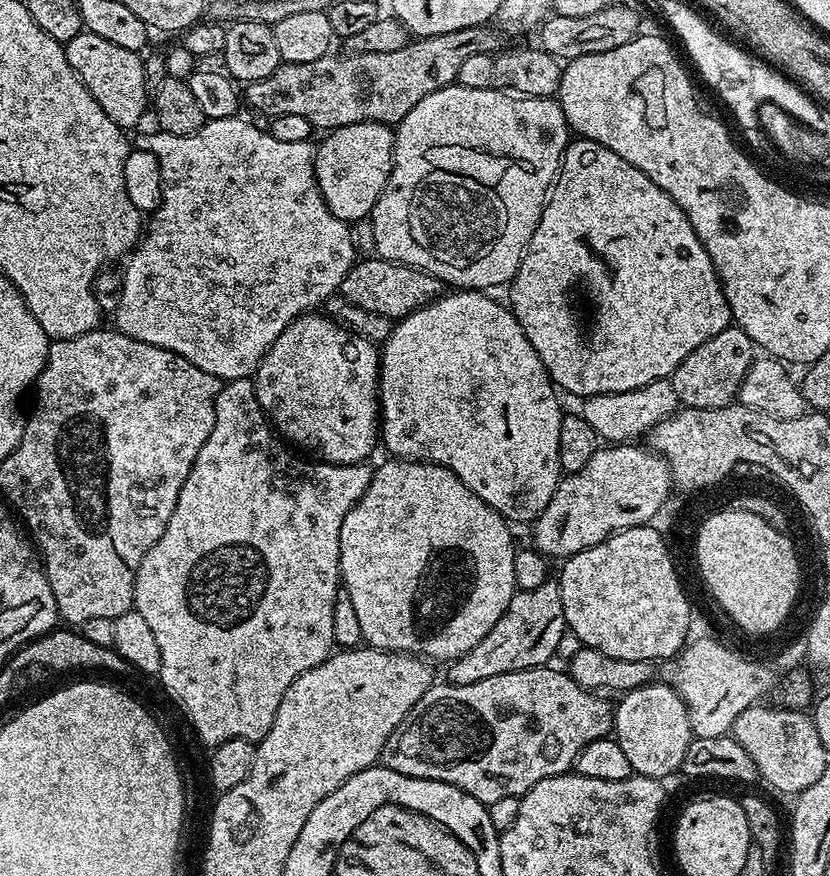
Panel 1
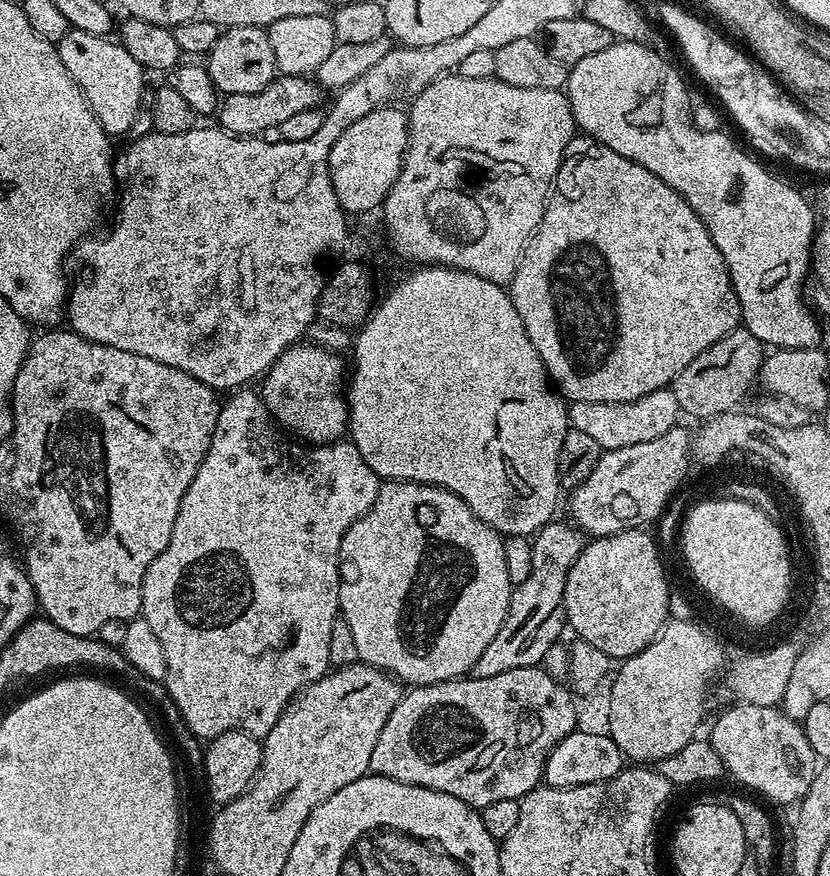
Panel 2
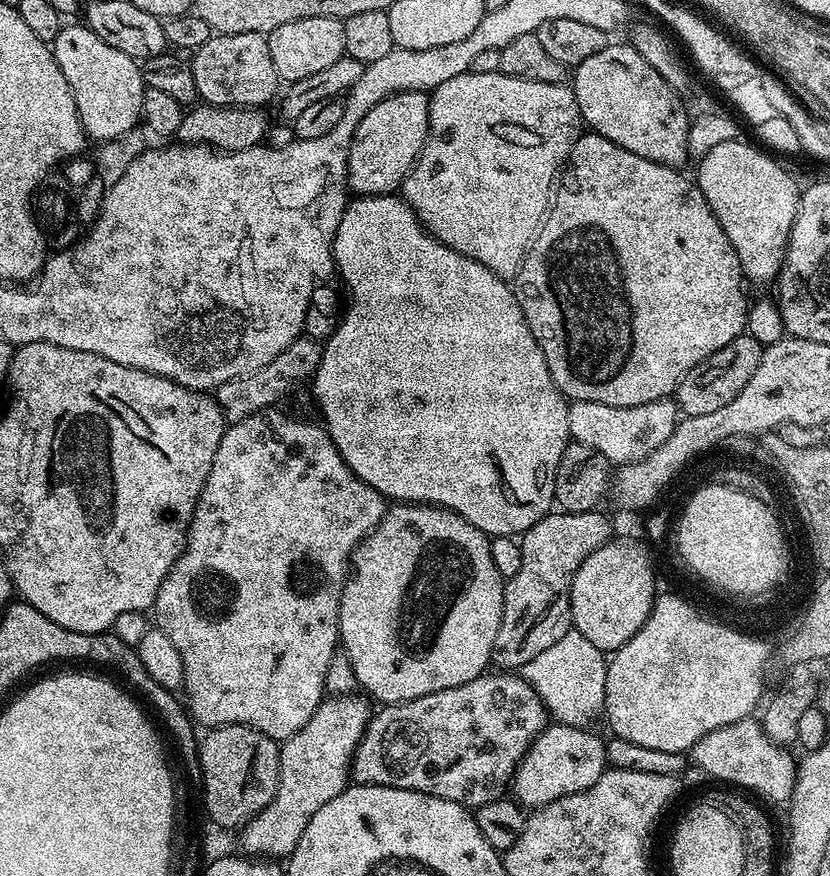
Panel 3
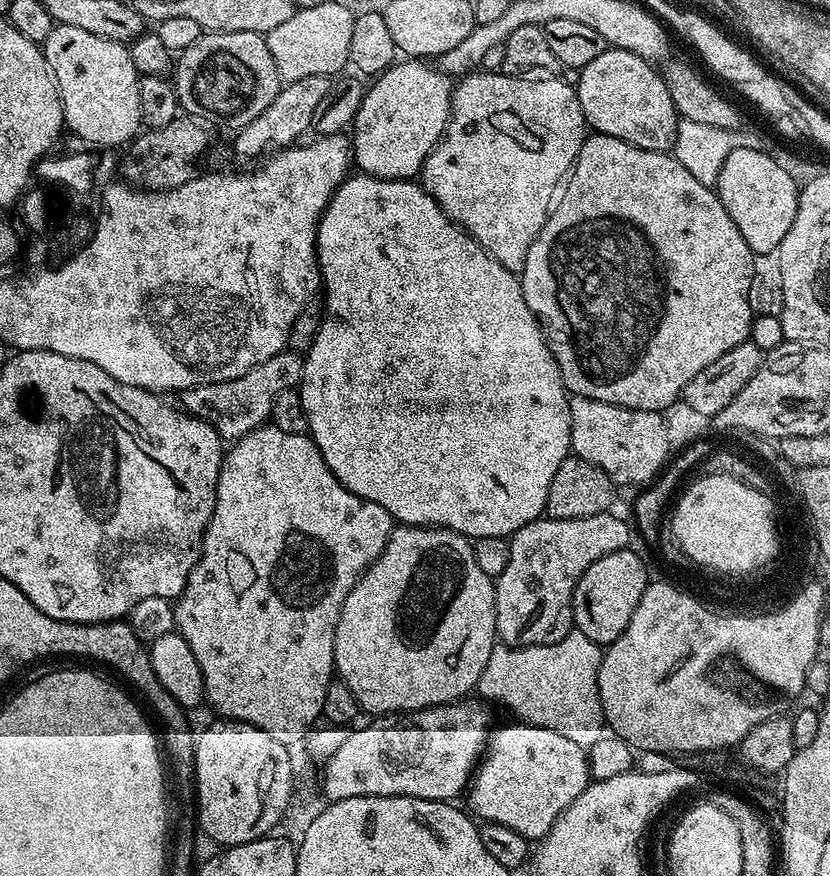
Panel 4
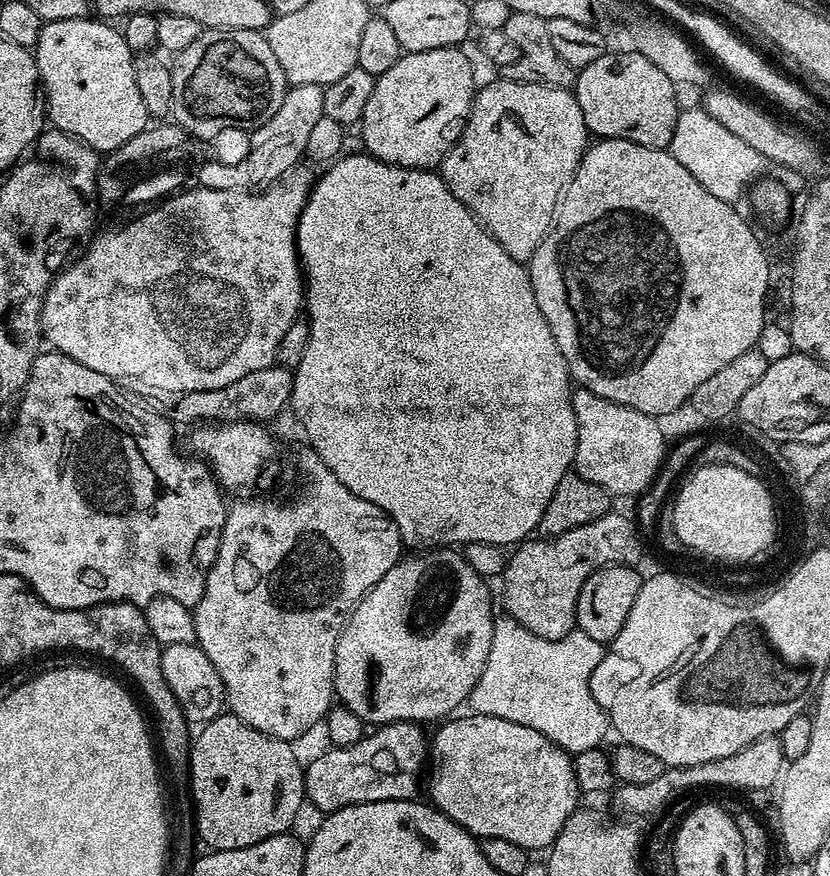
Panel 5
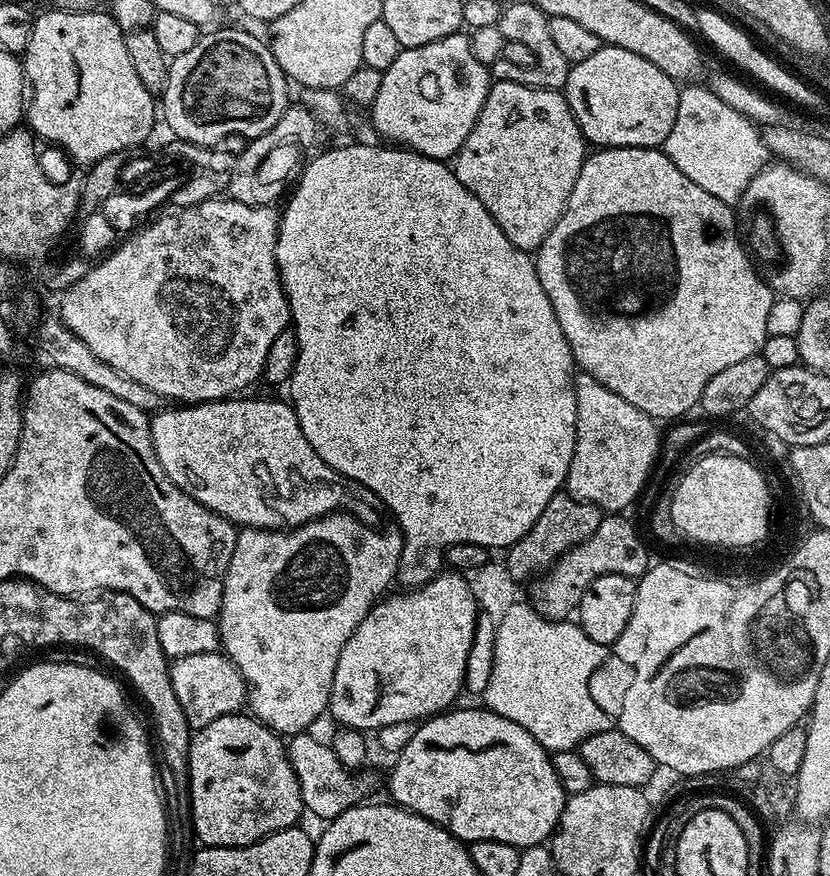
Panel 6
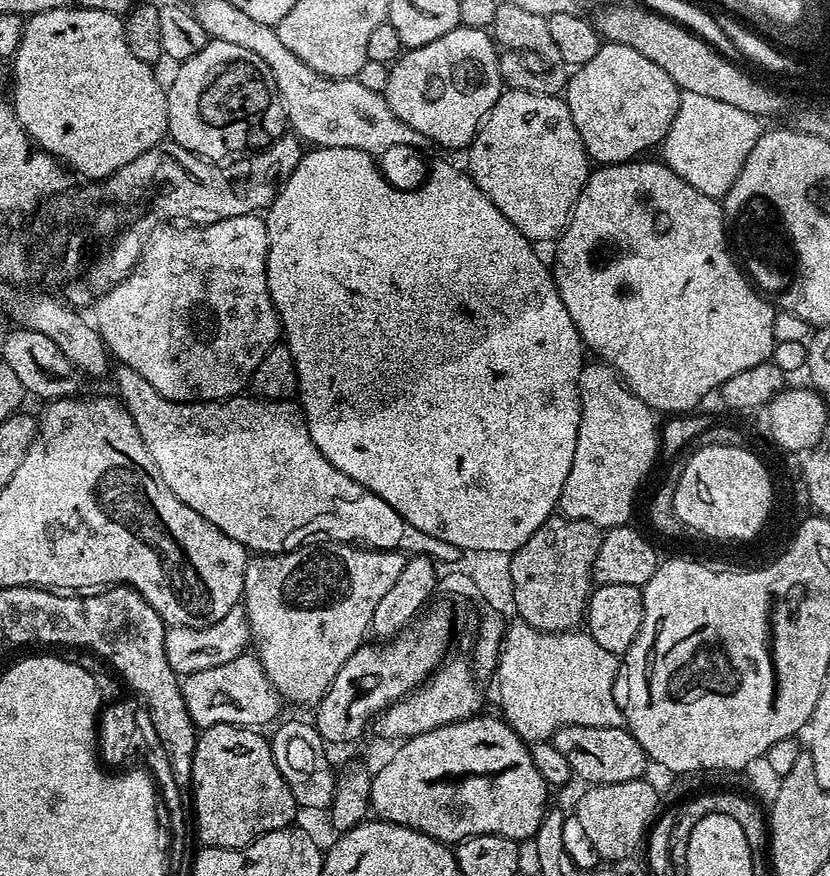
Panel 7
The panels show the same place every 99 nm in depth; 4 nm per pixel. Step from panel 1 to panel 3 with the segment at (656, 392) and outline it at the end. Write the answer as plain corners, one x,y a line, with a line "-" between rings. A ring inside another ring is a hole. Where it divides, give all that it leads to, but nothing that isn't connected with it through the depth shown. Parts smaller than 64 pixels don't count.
672,398
646,402
642,406
606,406
585,400
573,400
568,406
569,437
575,443
598,450
612,466
644,460
674,434
677,423
678,405

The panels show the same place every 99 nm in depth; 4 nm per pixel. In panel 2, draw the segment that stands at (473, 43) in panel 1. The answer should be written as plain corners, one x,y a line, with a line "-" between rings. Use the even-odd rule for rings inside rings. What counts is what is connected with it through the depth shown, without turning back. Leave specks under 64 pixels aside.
277,75
258,94
230,94
220,101
218,109
219,127
225,132
232,132
236,136
260,136
267,128
279,129
280,124
290,115
320,108
322,89
315,79
307,76

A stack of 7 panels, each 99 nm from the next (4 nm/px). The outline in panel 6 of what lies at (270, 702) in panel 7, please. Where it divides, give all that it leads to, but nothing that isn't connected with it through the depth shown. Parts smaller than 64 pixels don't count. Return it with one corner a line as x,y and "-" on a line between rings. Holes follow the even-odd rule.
220,650
171,661
170,682
174,682
174,694
178,694
178,702
182,702
182,710
186,710
186,722
193,730
210,726
214,718
239,713
248,698
248,686
242,674

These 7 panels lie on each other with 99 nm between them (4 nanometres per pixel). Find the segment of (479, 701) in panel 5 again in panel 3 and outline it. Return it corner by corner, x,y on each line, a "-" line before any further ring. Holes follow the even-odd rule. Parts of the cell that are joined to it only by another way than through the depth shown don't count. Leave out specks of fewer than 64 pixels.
575,630
562,634
554,646
530,658
522,669
524,681
542,698
549,717
557,724
569,724
575,728
591,725
591,720
603,713
607,673
605,653

